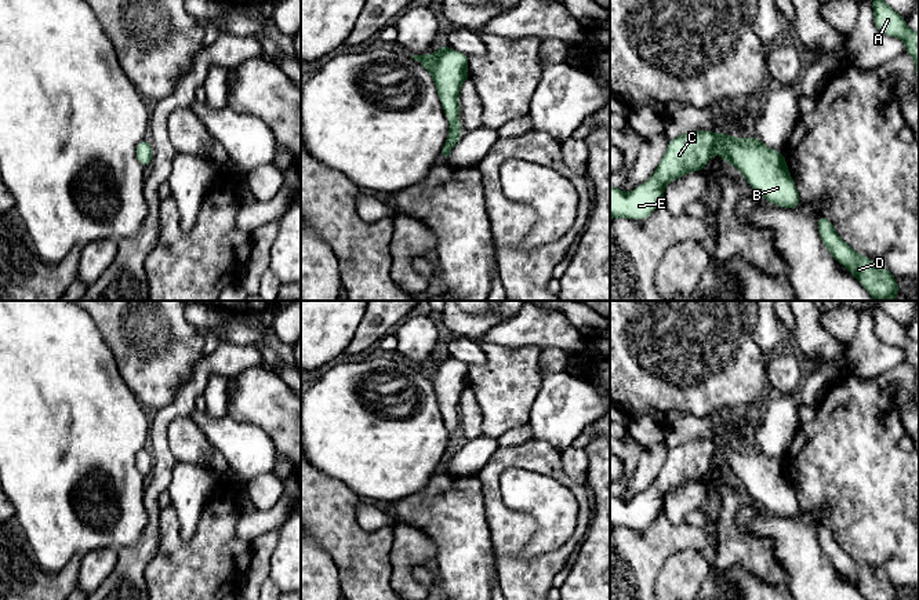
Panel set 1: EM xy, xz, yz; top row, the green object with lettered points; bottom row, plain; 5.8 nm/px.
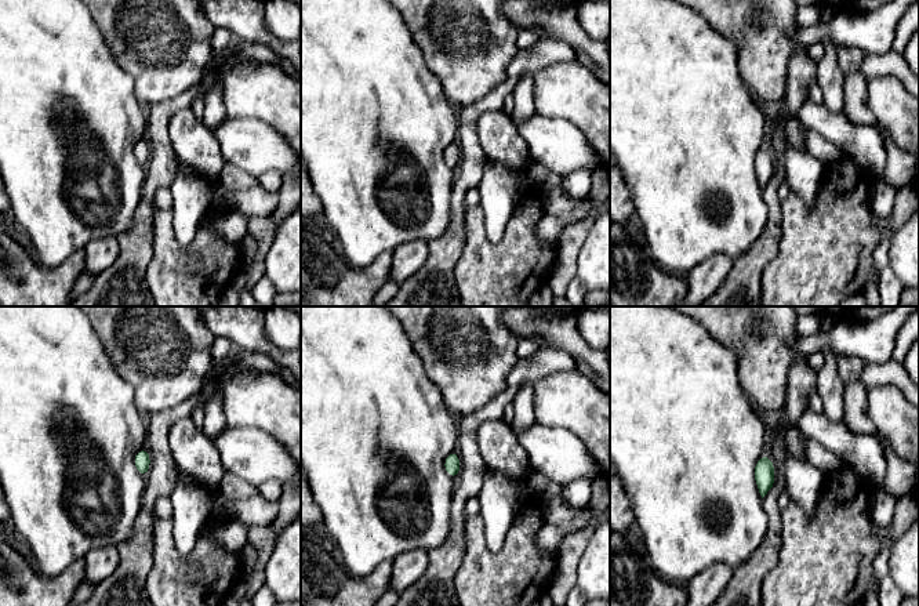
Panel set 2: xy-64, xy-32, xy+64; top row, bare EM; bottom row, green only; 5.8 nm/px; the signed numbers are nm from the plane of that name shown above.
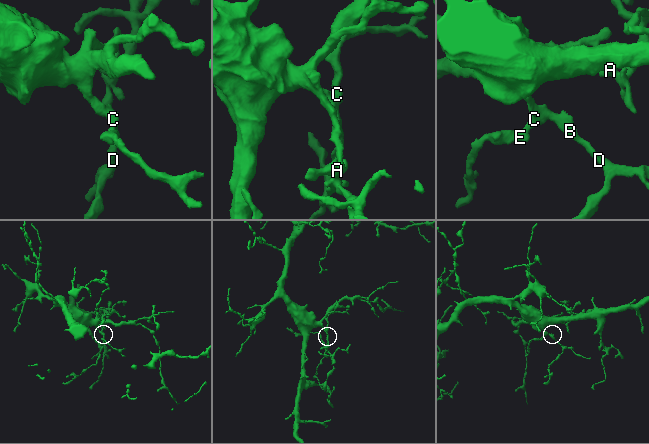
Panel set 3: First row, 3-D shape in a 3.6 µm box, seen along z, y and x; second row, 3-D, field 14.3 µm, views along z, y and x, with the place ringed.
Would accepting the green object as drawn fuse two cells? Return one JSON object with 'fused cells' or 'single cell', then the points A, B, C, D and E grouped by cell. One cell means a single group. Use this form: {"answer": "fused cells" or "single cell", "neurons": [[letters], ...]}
{"answer": "single cell", "neurons": [["A", "B", "C", "D", "E"]]}

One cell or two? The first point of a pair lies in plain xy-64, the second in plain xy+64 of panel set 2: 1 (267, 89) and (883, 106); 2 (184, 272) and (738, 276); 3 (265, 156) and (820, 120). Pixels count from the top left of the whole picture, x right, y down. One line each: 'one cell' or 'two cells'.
1: one cell
2: two cells
3: one cell

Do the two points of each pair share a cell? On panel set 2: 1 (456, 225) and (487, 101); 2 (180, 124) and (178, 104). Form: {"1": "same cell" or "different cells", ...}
{"1": "same cell", "2": "different cells"}

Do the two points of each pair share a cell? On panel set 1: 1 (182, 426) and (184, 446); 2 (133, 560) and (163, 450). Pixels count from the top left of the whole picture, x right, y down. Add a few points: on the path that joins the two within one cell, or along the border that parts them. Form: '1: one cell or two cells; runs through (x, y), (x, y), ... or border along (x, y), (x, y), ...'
1: one cell; runs through (182, 431), (184, 442)
2: one cell; runs through (151, 533), (152, 490), (159, 477)

